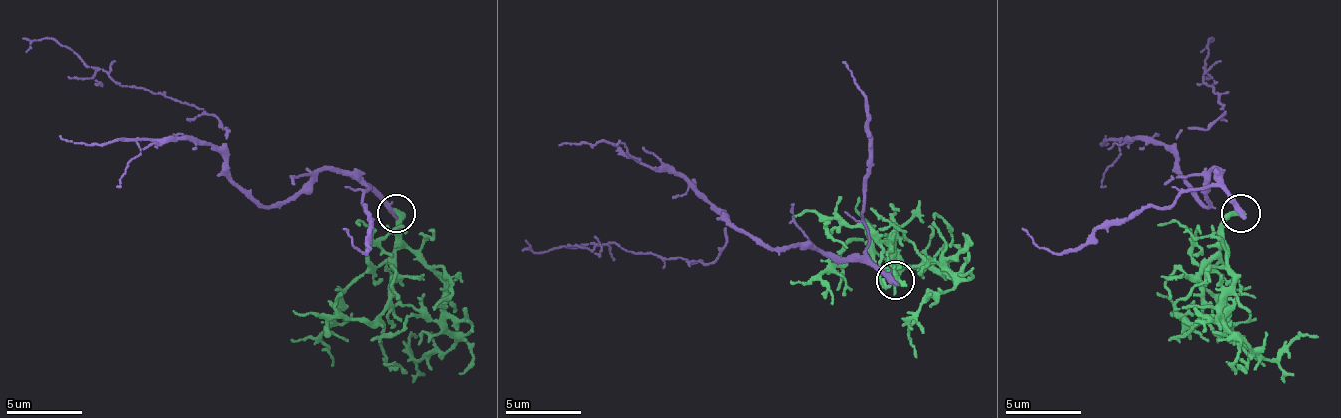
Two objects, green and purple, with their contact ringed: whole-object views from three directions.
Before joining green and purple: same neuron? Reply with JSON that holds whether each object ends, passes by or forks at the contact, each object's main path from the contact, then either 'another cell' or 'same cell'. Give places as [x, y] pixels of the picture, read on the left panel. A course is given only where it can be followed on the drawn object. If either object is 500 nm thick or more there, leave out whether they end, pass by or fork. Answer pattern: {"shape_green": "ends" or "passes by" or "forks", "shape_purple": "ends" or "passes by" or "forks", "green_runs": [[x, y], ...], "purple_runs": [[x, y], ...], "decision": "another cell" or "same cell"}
{"shape_green": "ends", "shape_purple": "ends", "green_runs": [[395, 214], [398, 241], [440, 283], [444, 321], [456, 340], [421, 359], [410, 351], [410, 340], [418, 336]], "purple_runs": [[395, 214], [326, 169], [261, 207], [231, 176], [212, 115], [113, 81], [52, 39], [25, 50]], "decision": "another cell"}

